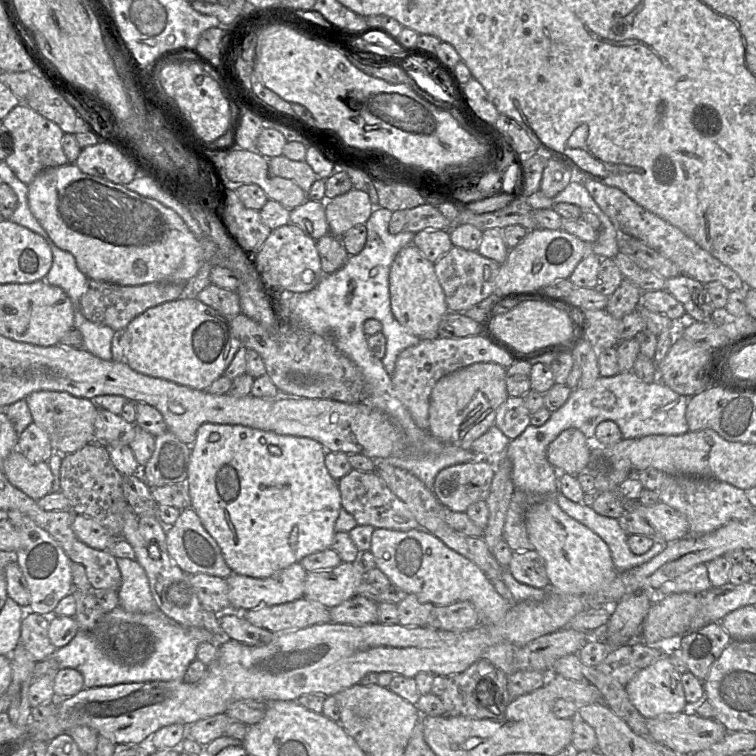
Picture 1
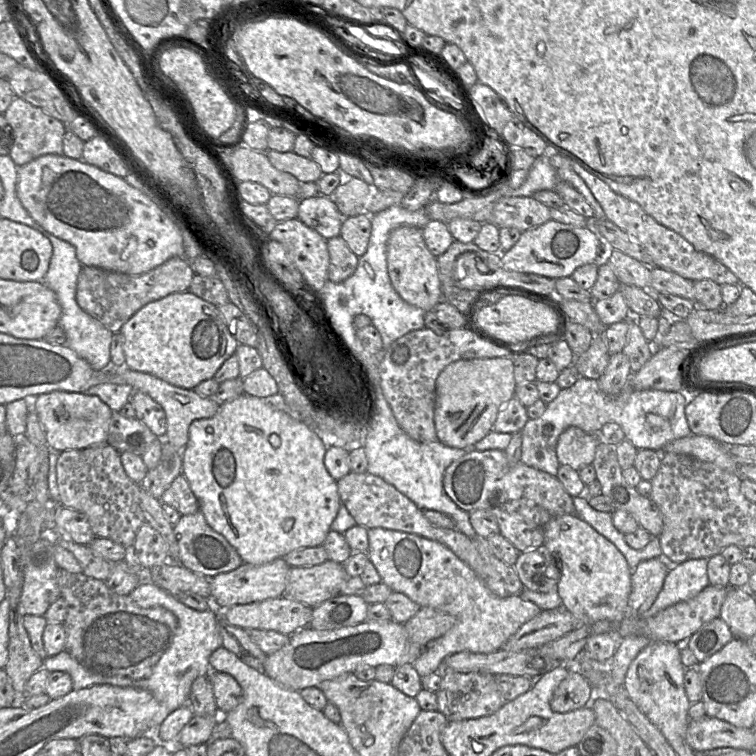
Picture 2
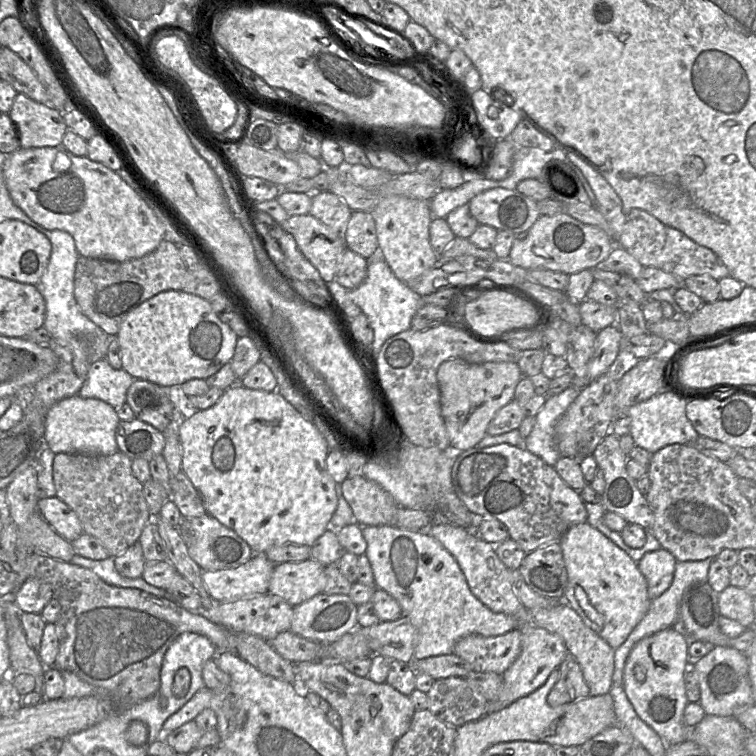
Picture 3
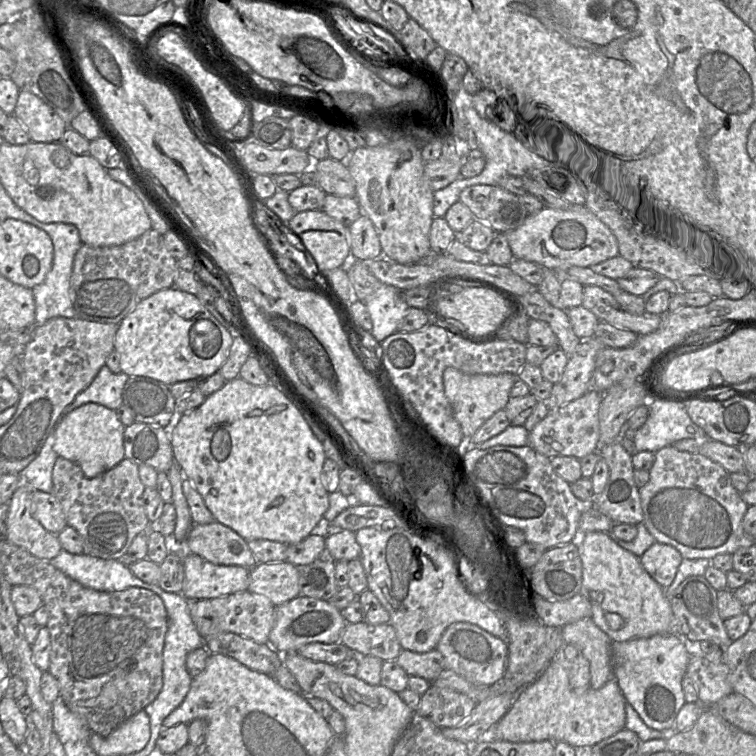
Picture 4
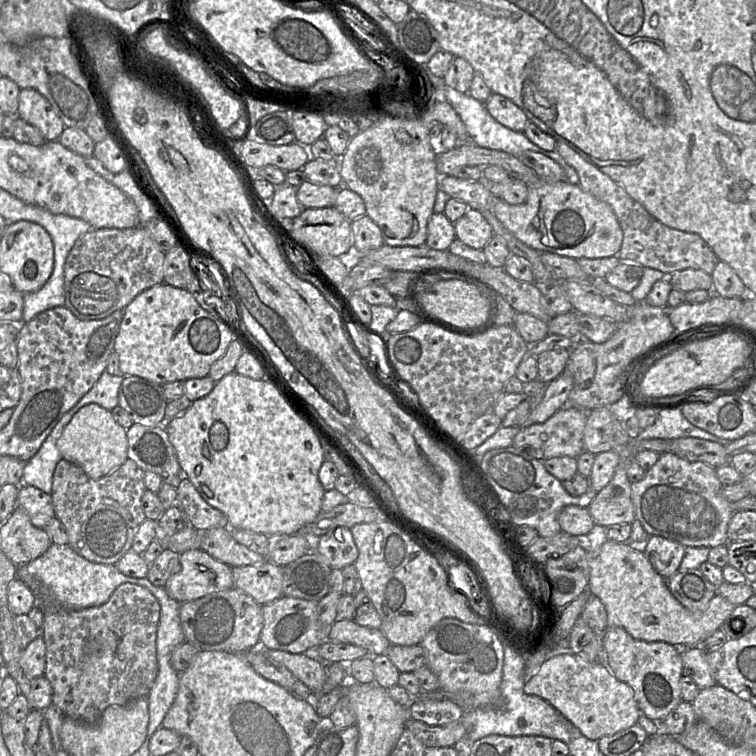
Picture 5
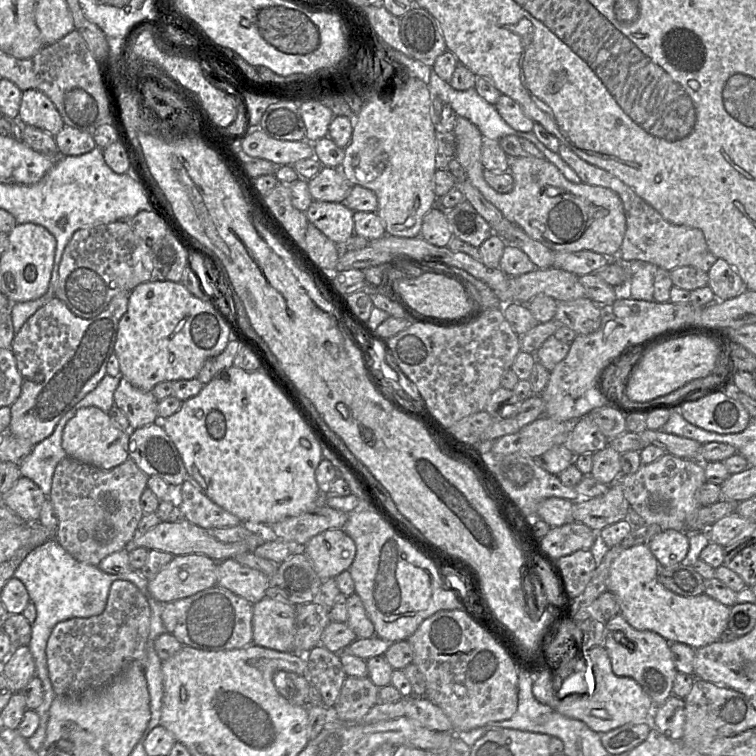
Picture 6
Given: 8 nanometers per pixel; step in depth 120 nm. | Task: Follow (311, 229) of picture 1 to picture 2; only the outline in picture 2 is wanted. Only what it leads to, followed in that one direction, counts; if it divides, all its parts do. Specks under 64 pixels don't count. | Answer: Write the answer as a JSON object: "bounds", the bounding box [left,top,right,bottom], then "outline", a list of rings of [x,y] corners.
{"bounds":[297,194,343,240],"outline":[[[320,194],[299,201],[297,219],[327,240],[340,235],[343,222],[332,197]]]}

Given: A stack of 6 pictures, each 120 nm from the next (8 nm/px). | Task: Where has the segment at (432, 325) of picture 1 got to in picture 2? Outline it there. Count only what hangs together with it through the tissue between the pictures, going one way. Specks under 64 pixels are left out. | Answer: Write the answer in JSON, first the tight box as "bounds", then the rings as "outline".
{"bounds":[387,226,443,311],"outline":[[[401,226],[389,234],[387,241],[387,269],[391,284],[408,304],[429,311],[443,299],[437,272],[437,257],[425,245],[422,228]]]}

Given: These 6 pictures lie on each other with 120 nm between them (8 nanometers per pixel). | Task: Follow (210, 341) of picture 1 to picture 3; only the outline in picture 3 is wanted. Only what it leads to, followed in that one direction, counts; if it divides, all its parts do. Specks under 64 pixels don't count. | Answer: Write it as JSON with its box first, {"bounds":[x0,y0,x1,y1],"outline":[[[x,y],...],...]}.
{"bounds":[115,290,238,387],"outline":[[[183,290],[163,291],[141,303],[125,317],[115,337],[120,347],[122,369],[134,379],[162,387],[182,385],[192,379],[207,379],[215,374],[231,361],[238,339],[237,334],[218,318],[208,300]]]}

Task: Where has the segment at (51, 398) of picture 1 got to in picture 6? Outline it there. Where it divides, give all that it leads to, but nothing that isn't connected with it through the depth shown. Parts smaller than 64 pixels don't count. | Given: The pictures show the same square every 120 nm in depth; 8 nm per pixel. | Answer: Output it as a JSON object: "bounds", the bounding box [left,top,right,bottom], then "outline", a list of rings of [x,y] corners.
{"bounds":[62,407,130,470],"outline":[[[84,407],[66,424],[62,435],[62,447],[67,457],[75,458],[103,470],[110,470],[129,459],[130,431],[119,428],[108,413],[98,407]]]}

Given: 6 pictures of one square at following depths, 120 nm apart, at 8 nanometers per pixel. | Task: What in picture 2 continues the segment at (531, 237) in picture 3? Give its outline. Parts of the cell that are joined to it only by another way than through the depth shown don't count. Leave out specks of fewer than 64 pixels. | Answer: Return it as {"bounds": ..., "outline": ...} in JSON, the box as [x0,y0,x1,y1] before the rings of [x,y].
{"bounds":[501,219,599,279],"outline":[[[550,219],[539,226],[521,232],[518,241],[508,251],[501,252],[501,263],[502,267],[509,271],[532,273],[551,279],[558,279],[561,277],[570,277],[574,270],[582,265],[595,262],[599,255],[599,239],[590,229]]]}

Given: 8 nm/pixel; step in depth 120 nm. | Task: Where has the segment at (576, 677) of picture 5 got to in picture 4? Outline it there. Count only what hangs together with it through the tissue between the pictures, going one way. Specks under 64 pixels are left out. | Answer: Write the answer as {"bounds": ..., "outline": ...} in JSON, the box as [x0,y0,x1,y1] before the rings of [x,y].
{"bounds":[479,655,626,747],"outline":[[[560,655],[548,664],[534,682],[524,687],[516,695],[507,713],[481,735],[479,741],[534,742],[550,740],[552,742],[566,742],[573,747],[592,747],[625,729],[625,705],[626,699],[615,678],[609,680],[600,689],[589,688],[582,694],[576,694],[569,684],[566,661],[563,661]]]}

